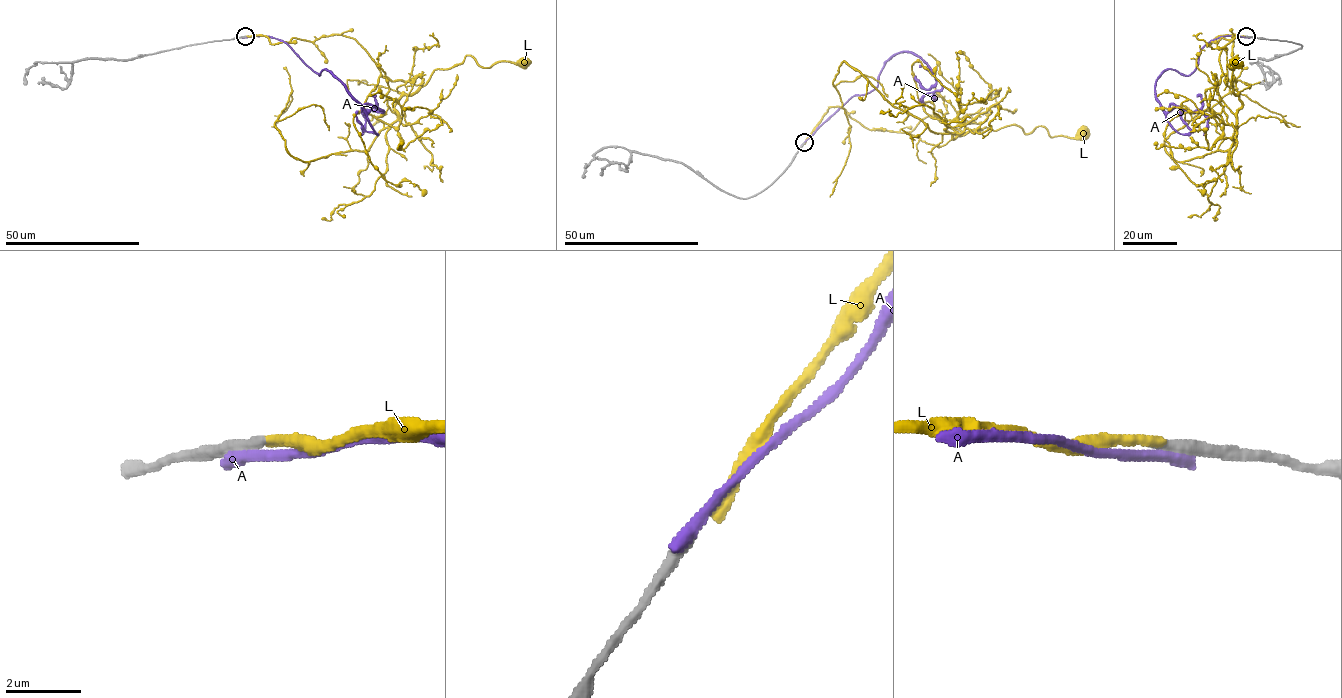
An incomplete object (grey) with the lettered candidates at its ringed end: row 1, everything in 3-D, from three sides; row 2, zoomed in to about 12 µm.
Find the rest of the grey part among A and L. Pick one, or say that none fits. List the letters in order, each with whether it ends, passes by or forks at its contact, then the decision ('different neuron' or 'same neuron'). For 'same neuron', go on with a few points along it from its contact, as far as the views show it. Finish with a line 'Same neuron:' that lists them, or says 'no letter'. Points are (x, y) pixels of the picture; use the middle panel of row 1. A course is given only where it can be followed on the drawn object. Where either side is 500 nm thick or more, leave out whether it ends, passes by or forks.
A: it ends; different neuron
L: it ends; different neuron
Same neuron: no letter

